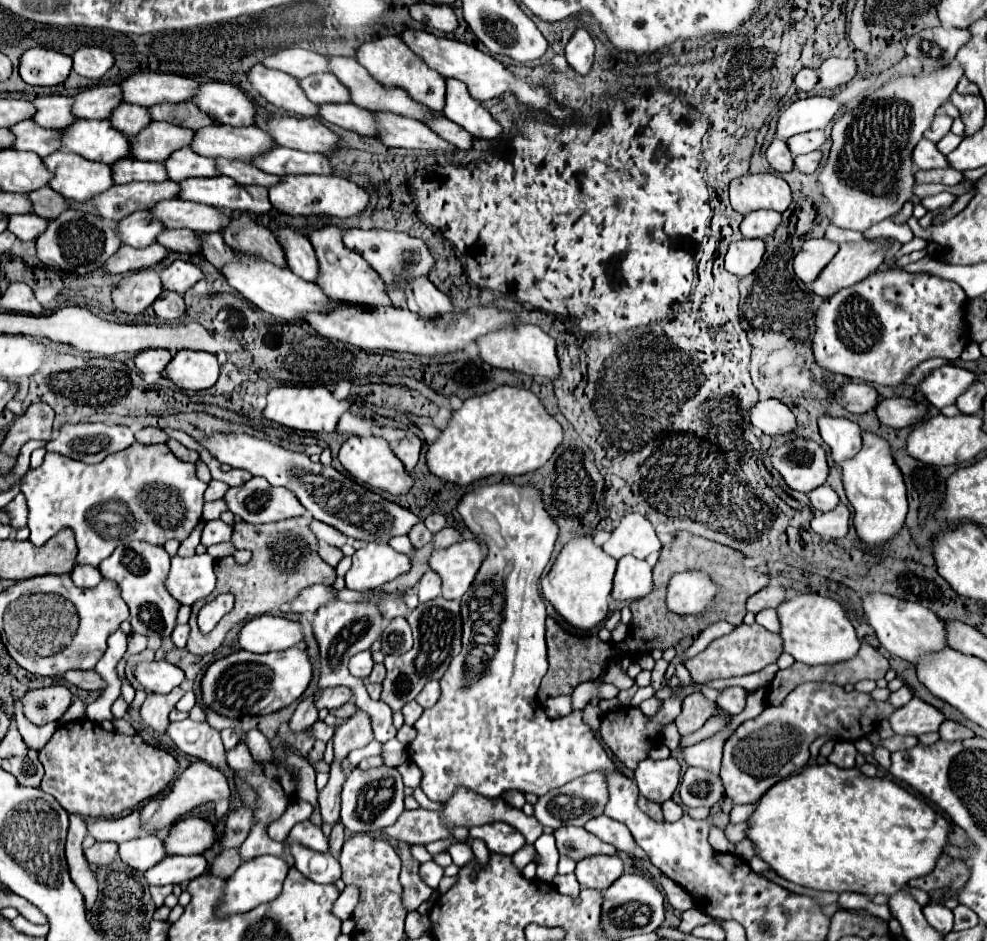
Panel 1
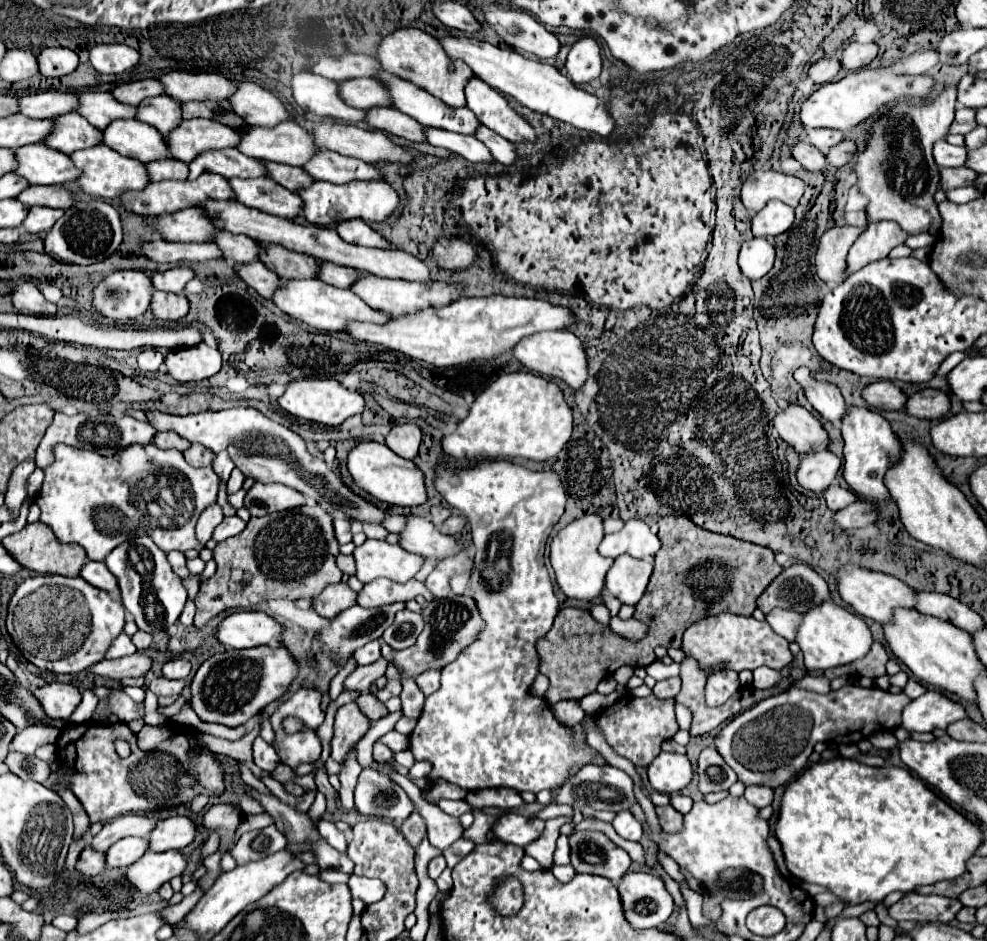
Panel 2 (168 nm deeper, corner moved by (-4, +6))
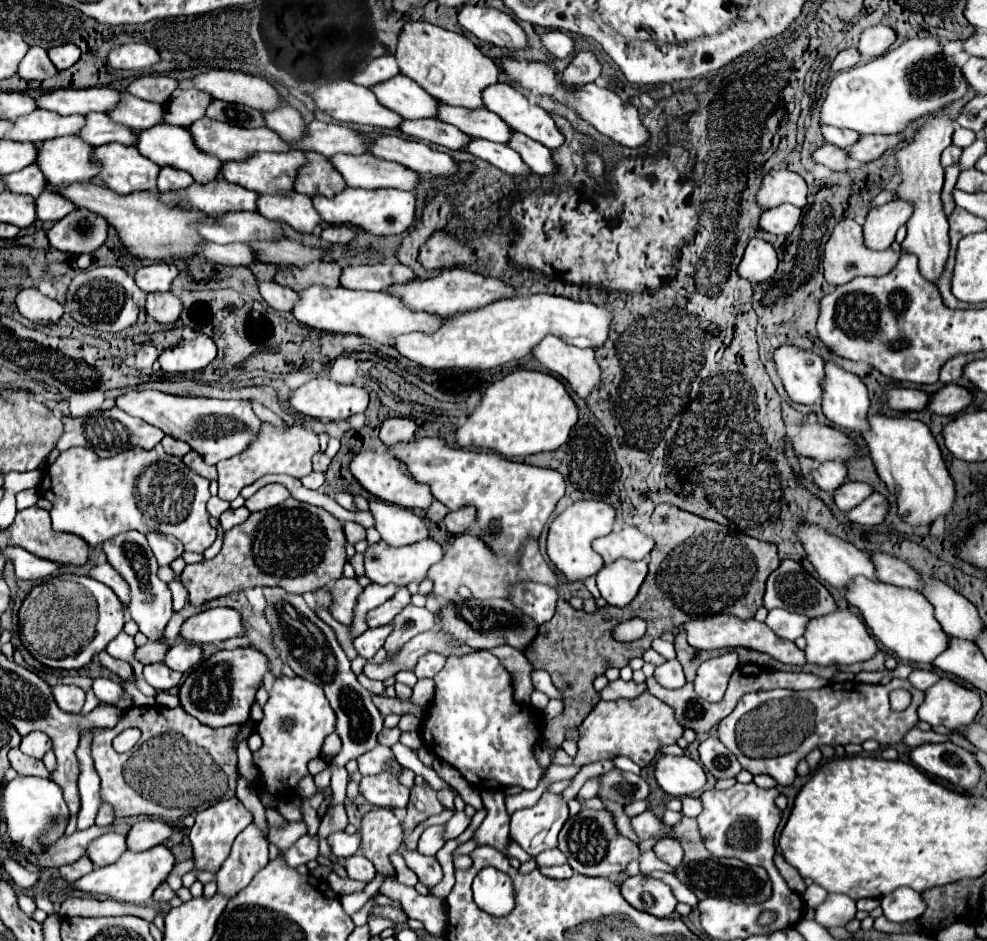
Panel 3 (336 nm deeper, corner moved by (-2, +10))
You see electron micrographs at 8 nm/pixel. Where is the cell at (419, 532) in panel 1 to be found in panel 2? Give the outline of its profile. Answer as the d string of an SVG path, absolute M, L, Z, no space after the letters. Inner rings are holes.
M389 515L382 523L382 526L390 533L398 534L405 527L407 517L403 515Z

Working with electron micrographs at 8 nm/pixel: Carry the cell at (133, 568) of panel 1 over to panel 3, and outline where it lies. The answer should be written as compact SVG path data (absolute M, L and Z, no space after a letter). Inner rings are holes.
M127 531L127 533L113 537L113 541L107 541L103 551L107 555L107 561L113 565L113 569L129 585L131 601L127 605L127 611L129 611L131 619L139 625L139 631L143 635L147 635L153 641L159 641L163 637L167 621L173 615L173 607L171 607L171 591L169 591L167 583L157 577L159 565L153 557L149 543L147 543L147 537L143 533L137 533L137 531Z

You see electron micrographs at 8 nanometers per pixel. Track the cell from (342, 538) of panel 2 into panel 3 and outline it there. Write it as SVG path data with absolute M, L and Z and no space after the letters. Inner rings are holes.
M343 523L343 531L345 531L345 537L347 537L347 541L349 543L357 543L357 541L361 541L361 539L365 539L365 529L361 527L361 525L357 525L357 523Z

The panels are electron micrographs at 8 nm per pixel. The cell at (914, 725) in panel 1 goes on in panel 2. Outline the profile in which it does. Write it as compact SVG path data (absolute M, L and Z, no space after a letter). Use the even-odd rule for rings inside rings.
M927 691L903 709L903 727L909 731L947 729L951 723L965 717L967 711L961 703L951 701L939 691Z

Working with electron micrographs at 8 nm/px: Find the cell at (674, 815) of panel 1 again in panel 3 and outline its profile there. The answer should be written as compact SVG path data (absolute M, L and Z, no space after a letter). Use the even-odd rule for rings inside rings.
M685 795L681 797L681 803L683 803L683 809L681 813L687 815L687 817L697 817L701 813L701 801L697 797L691 797L691 795Z

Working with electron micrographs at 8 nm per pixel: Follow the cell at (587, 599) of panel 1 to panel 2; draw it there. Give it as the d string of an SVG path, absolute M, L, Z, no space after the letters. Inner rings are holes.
M583 515L581 519L571 521L567 527L563 527L551 541L551 567L555 571L557 583L561 591L567 597L579 599L579 601L591 601L601 595L603 585L605 585L605 573L613 565L613 559L601 557L597 547L601 539L605 537L603 533L603 521L599 515Z

